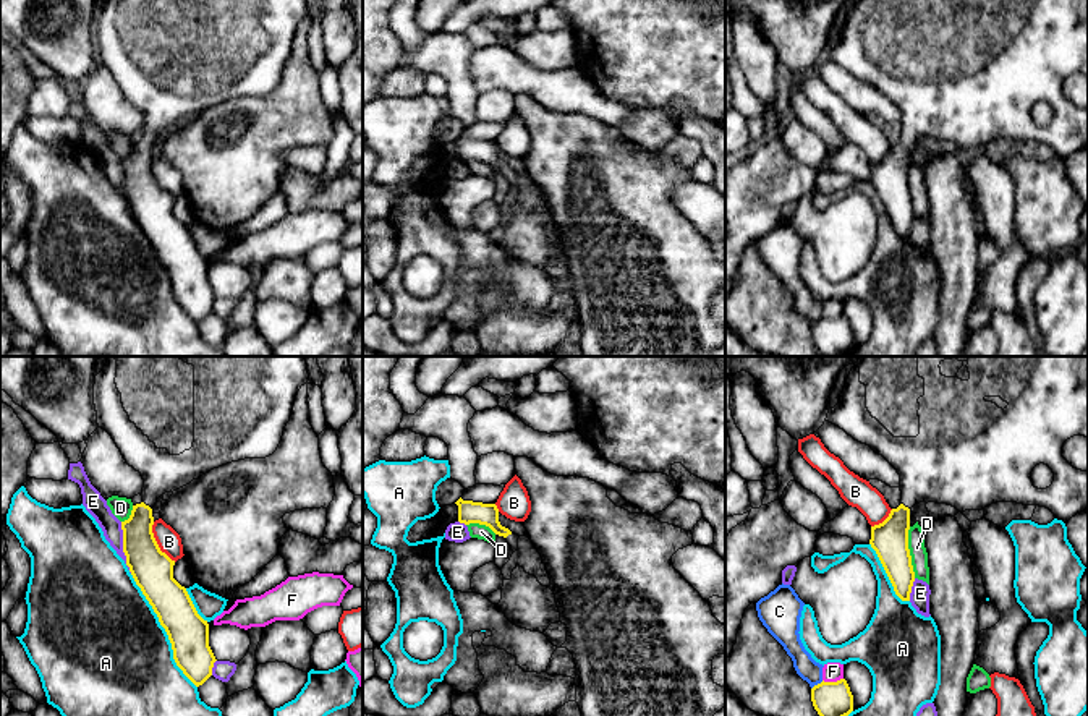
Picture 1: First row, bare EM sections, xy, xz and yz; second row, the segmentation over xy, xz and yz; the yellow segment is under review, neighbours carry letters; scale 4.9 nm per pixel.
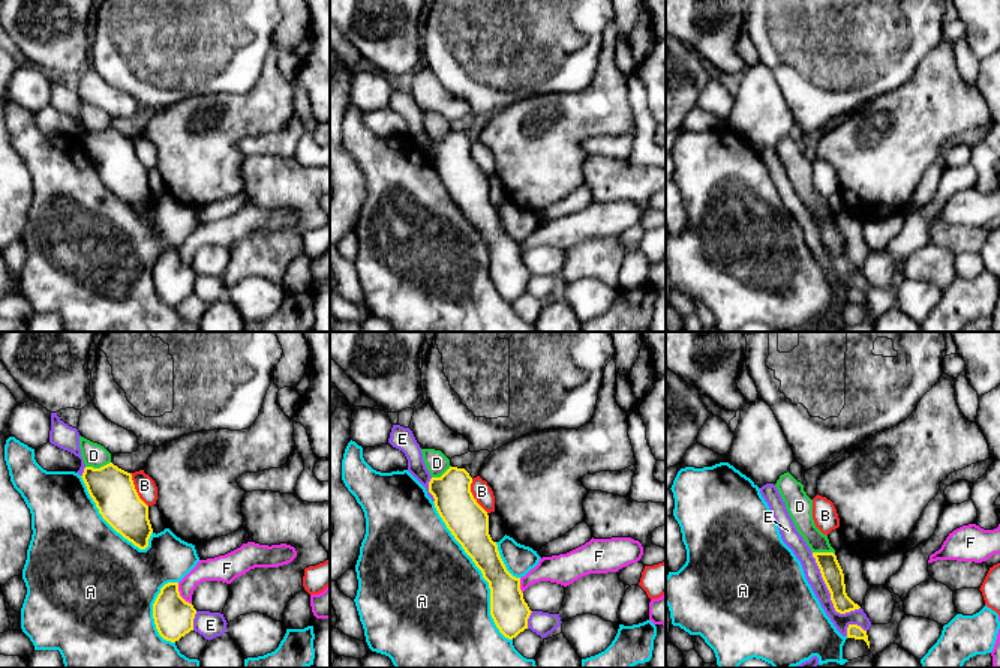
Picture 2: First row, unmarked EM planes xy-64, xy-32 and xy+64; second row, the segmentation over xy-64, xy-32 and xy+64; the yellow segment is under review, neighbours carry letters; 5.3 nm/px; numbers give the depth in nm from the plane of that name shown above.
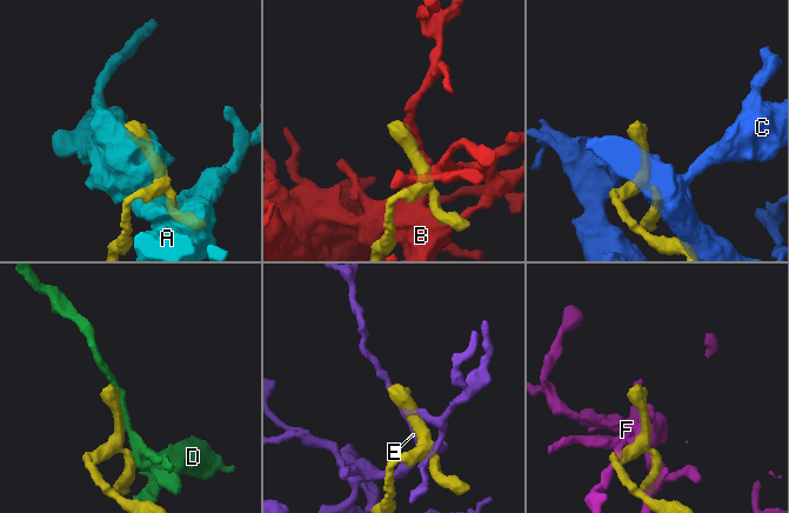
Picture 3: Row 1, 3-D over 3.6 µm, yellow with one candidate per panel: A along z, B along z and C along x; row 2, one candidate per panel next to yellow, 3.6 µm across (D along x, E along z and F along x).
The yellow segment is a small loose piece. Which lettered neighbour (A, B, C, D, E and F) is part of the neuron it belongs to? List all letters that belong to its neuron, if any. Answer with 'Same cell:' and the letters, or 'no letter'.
Same cell: no letter

